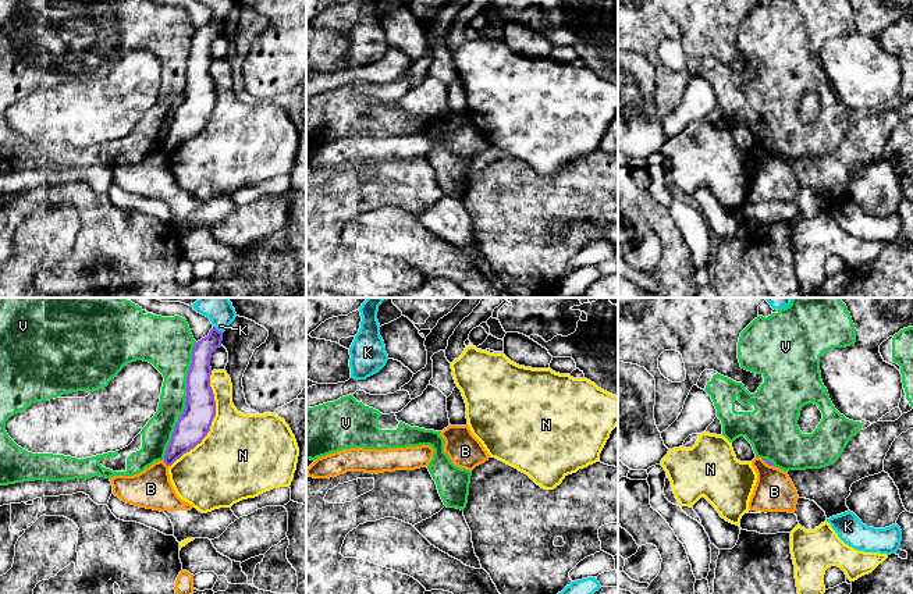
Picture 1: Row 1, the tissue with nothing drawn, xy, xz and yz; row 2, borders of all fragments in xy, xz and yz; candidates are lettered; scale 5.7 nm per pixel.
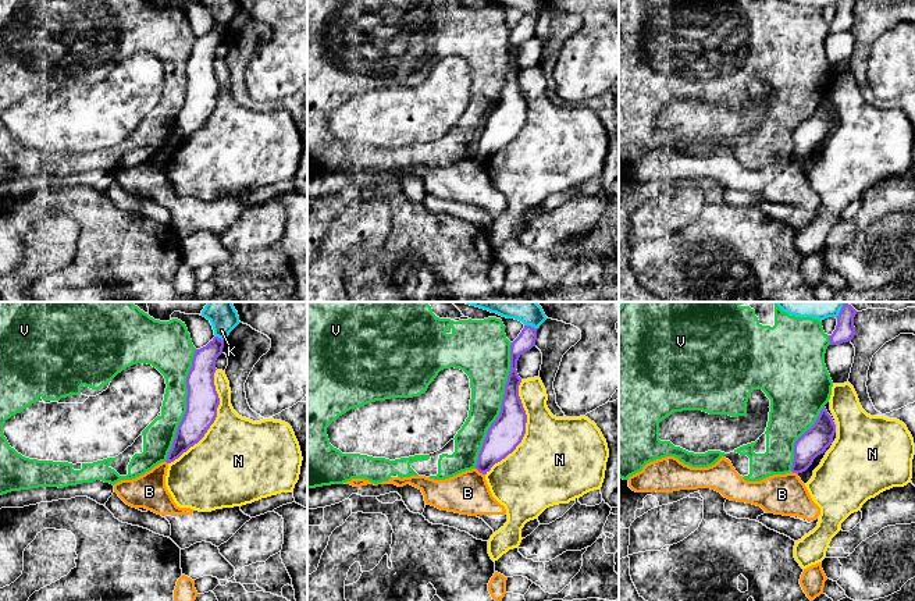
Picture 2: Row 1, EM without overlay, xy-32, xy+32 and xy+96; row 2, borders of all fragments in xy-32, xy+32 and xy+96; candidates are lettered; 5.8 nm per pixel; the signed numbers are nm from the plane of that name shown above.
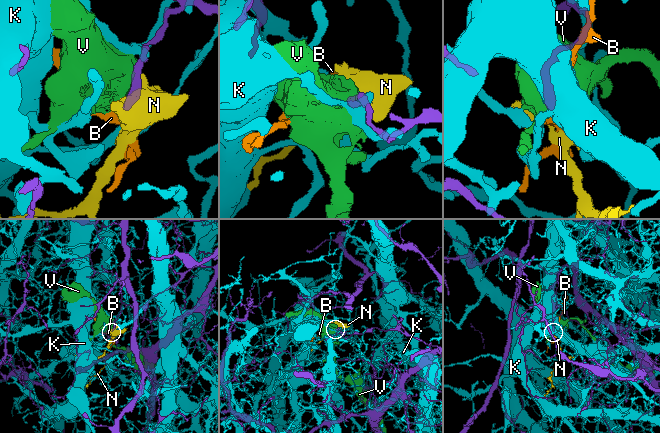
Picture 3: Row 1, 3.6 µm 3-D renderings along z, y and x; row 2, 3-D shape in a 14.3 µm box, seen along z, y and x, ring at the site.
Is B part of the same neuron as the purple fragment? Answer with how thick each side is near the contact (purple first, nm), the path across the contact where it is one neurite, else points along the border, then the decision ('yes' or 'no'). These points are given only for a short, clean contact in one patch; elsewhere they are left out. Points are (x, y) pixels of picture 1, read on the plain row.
180/220 nm | along xy (163, 148), (167, 155) | no

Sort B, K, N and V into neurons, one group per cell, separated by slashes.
B / K / N / V

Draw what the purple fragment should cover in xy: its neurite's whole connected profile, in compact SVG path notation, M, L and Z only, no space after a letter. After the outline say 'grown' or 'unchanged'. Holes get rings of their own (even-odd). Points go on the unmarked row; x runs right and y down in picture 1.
M213 15L209 24L193 35L192 51L186 63L185 97L174 115L163 147L167 154L200 132L210 120L216 104L216 89L210 75L210 47L221 35L221 29L223 21Z; unchanged

